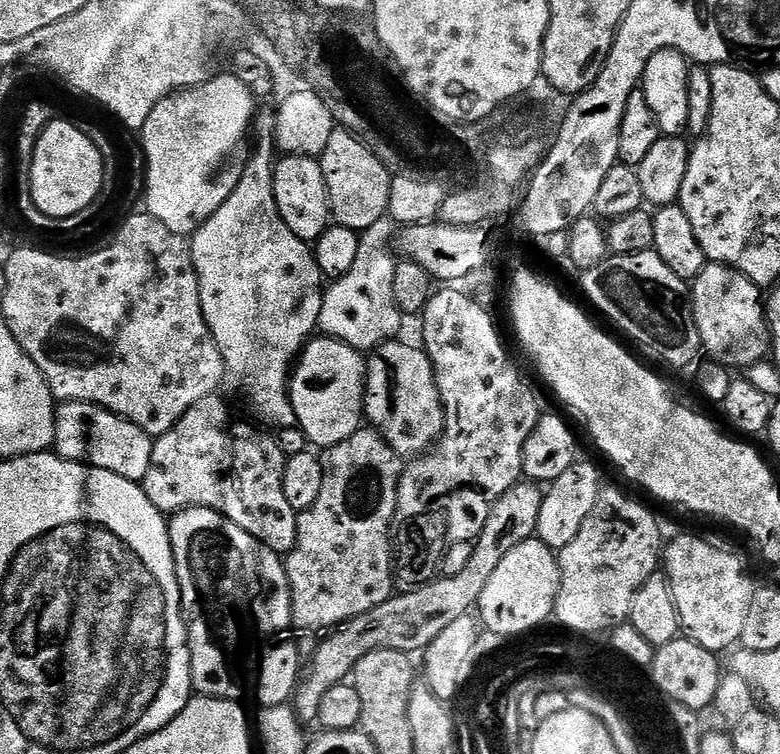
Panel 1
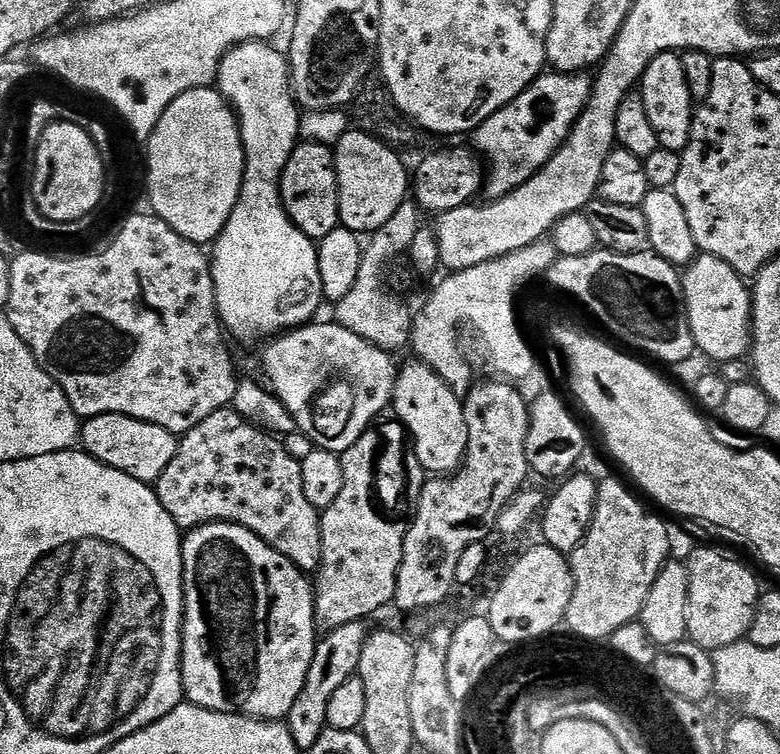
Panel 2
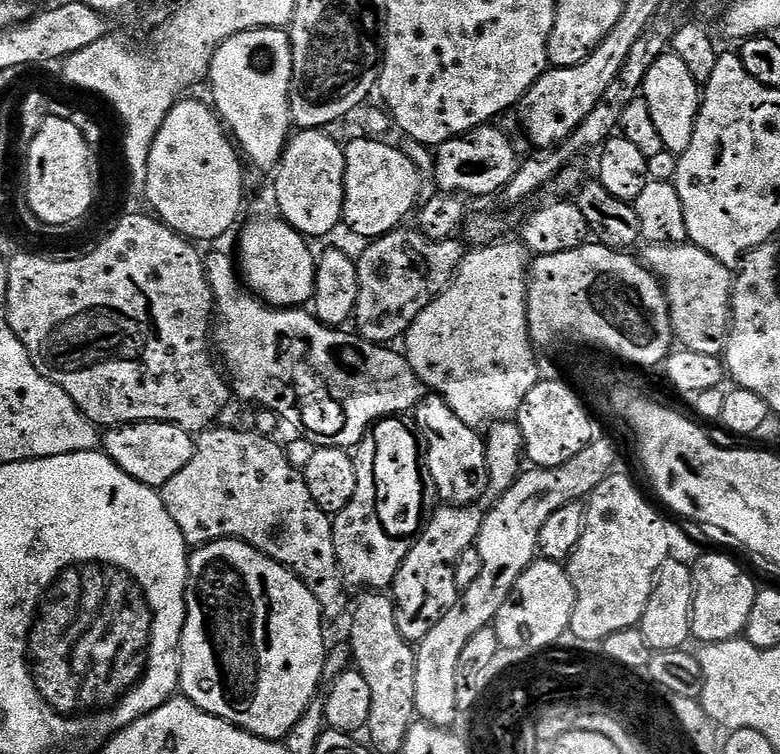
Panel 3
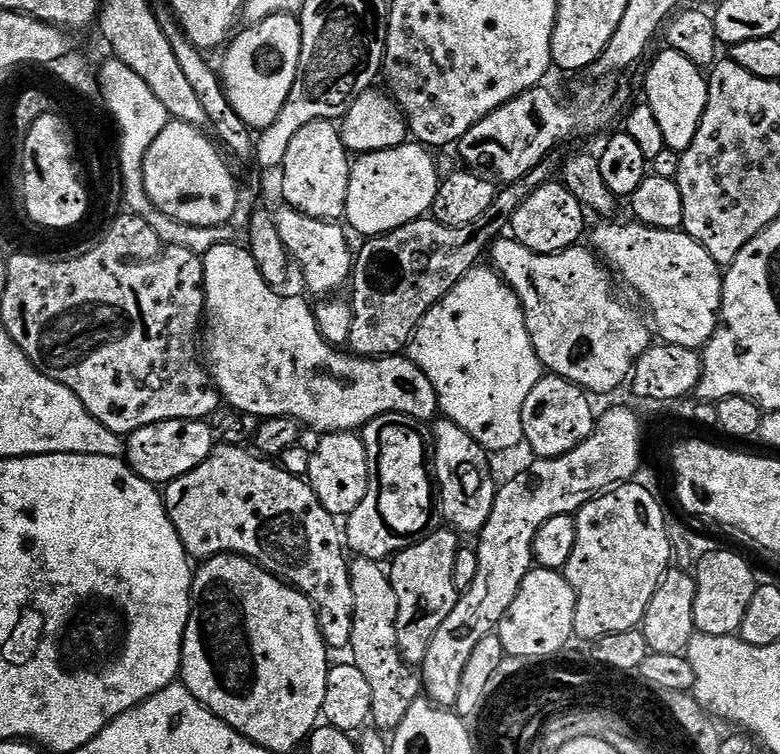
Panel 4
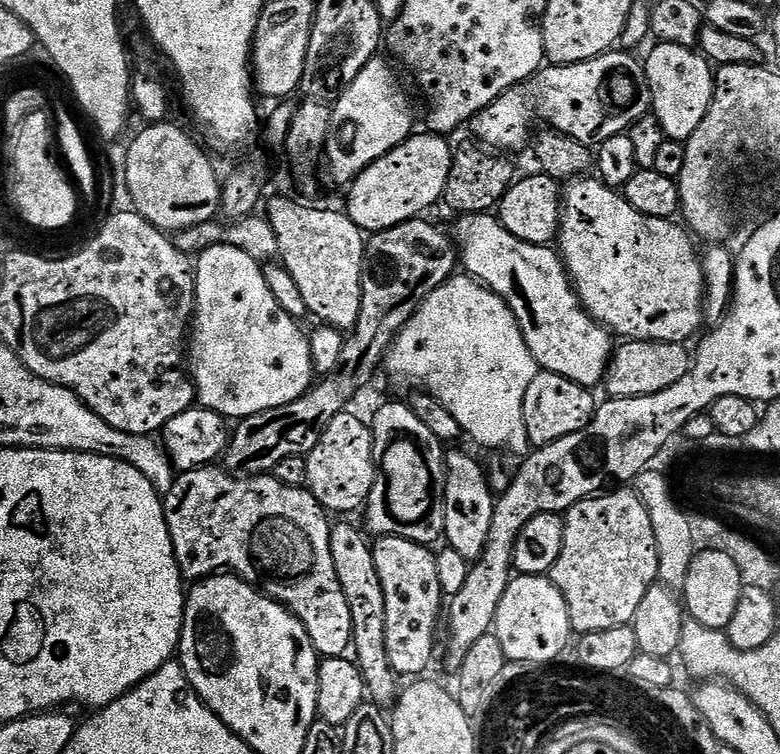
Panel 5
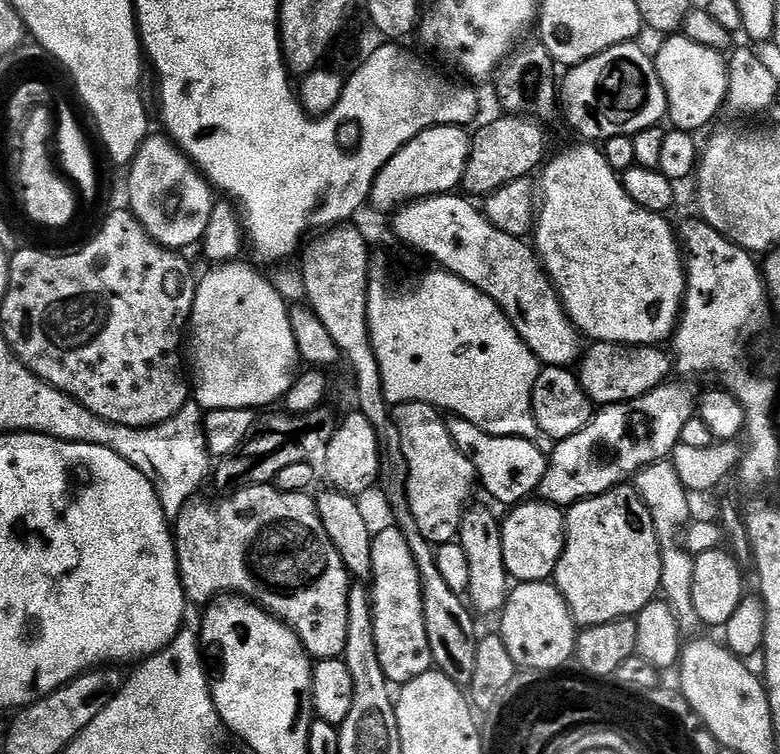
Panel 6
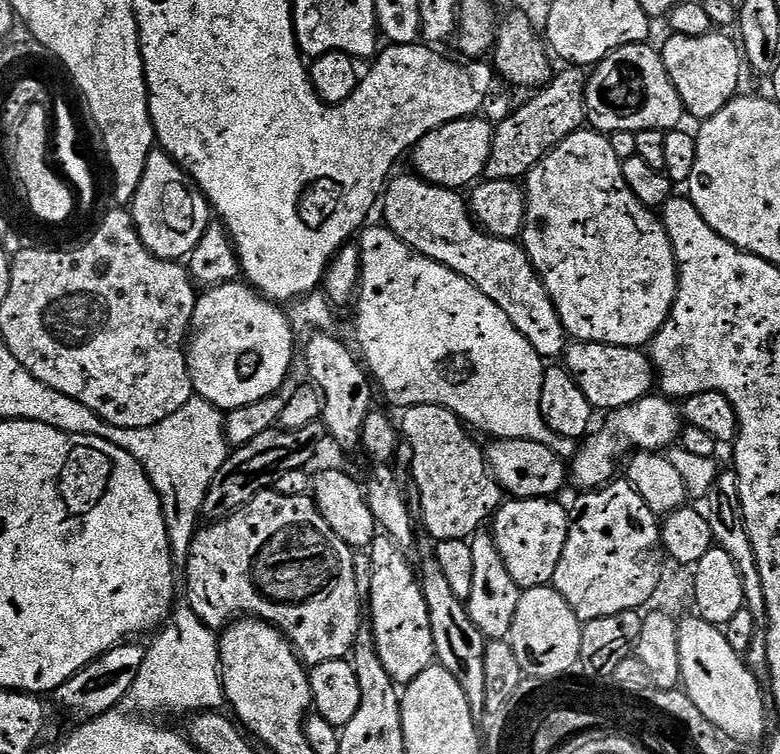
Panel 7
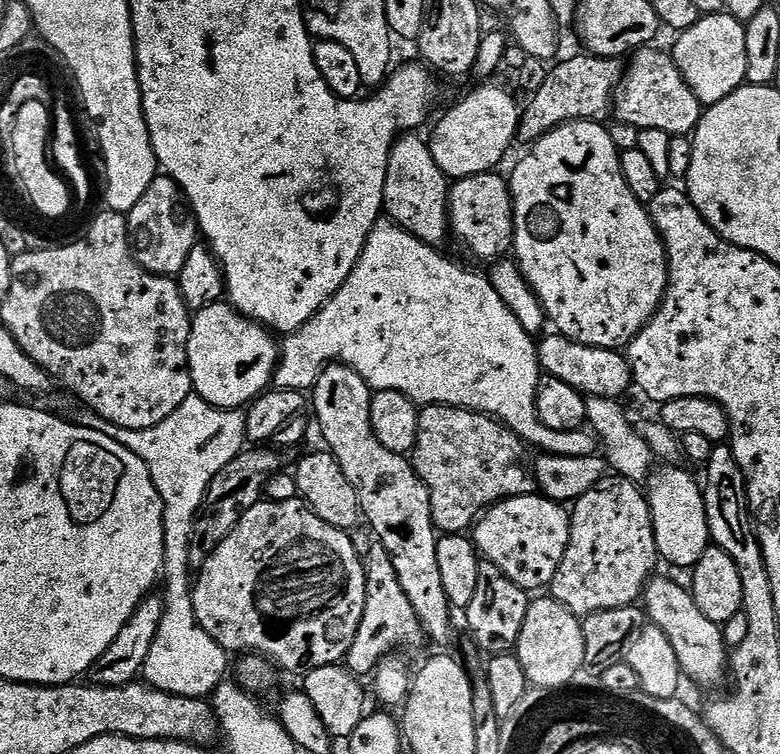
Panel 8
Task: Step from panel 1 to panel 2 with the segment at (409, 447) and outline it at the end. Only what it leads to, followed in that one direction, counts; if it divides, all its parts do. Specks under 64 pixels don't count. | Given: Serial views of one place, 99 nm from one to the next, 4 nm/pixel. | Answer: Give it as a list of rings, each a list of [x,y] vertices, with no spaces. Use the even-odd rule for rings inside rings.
[[[419,362],[411,363],[397,371],[391,411],[396,411],[393,412],[395,419],[403,424],[405,433],[411,437],[411,451],[412,448],[416,451],[417,462],[428,474],[451,474],[464,463],[464,454],[468,449],[464,405],[431,368]]]

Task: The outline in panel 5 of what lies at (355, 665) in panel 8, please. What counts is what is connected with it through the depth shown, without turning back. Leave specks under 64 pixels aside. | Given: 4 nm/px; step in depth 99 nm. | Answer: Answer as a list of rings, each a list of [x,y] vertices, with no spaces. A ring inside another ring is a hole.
[[[382,536],[372,544],[372,553],[374,554],[374,566],[378,566],[378,578],[382,578],[382,590],[386,594],[386,650],[390,654],[390,666],[396,671],[397,677],[412,676],[408,678],[420,678],[425,675],[424,672],[432,664],[432,651],[436,648],[436,623],[441,623],[442,608],[440,612],[440,603],[446,600],[442,586],[438,578],[437,553],[427,544],[416,544],[413,540],[398,538],[397,536]]]

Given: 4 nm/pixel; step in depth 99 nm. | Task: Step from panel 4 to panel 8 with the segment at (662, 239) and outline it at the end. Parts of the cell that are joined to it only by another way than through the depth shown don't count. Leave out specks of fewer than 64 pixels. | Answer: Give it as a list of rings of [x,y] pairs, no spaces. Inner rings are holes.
[[[572,120],[568,124],[560,124],[550,129],[541,140],[535,141],[532,148],[516,164],[516,169],[510,175],[512,189],[512,248],[515,263],[520,265],[520,273],[524,276],[528,287],[532,289],[544,308],[545,317],[550,321],[559,335],[567,340],[573,340],[595,348],[619,349],[626,346],[642,331],[656,312],[656,307],[662,302],[664,291],[668,285],[668,256],[664,253],[664,242],[660,239],[660,231],[652,225],[645,205],[641,204],[634,194],[630,194],[630,186],[626,186],[626,178],[622,174],[620,152],[614,146],[607,127],[595,120]]]

